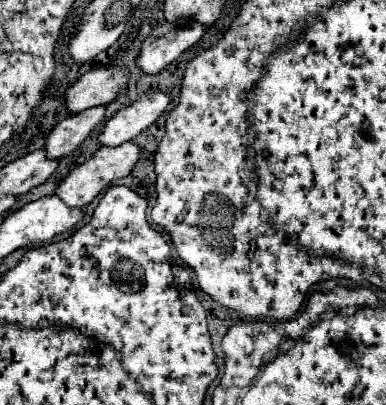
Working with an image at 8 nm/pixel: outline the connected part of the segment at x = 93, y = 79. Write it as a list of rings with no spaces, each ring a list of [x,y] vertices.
[[[122,66],[96,68],[82,74],[64,94],[64,106],[70,114],[82,110],[104,106],[116,98],[116,94],[126,88],[128,72]]]

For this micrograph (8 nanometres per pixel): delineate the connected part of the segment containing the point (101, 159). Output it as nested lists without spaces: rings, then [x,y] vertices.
[[[124,142],[120,146],[114,148],[100,148],[92,158],[88,158],[84,164],[80,164],[78,168],[74,168],[56,188],[56,196],[70,208],[82,208],[86,204],[90,204],[104,188],[108,188],[114,180],[124,178],[132,172],[134,164],[138,162],[140,156],[140,148],[134,142]]]

